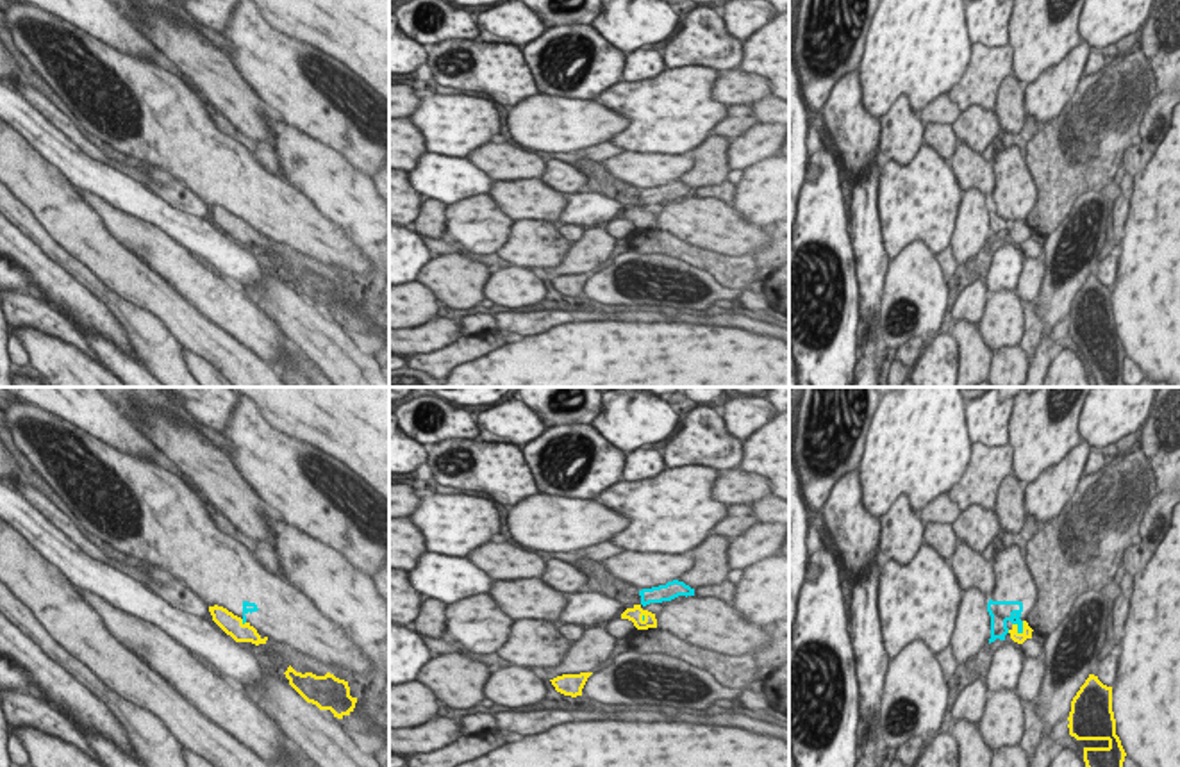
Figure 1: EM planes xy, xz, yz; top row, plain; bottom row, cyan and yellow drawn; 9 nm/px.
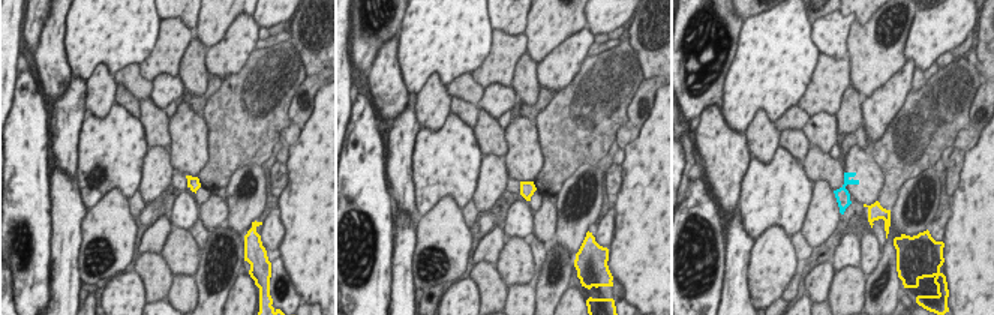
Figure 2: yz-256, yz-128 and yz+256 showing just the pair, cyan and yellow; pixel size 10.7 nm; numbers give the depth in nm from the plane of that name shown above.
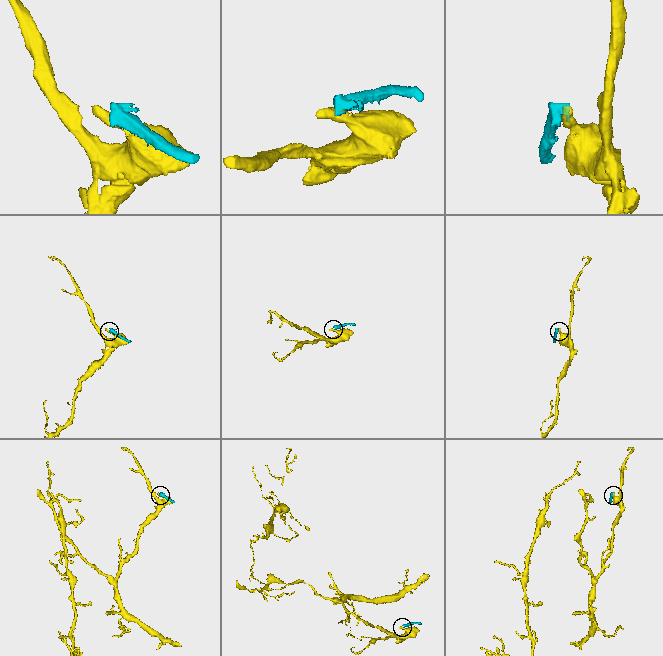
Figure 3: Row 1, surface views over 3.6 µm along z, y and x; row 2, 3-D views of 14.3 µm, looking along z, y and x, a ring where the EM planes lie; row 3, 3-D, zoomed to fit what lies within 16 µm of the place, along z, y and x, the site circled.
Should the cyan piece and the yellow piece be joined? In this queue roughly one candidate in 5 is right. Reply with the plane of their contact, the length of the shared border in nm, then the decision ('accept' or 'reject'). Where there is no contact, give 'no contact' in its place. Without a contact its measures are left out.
meets cyan in yz; contact 140 nm long; reject

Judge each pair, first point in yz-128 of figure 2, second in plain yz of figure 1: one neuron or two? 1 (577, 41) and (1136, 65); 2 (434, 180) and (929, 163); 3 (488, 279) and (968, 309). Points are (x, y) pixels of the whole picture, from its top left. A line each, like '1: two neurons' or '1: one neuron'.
1: two neurons
2: one neuron
3: two neurons

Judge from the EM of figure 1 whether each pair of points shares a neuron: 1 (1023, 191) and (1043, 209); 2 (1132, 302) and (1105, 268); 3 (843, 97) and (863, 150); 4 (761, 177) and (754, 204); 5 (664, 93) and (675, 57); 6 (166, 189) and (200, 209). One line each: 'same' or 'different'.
1: different
2: different
3: same
4: same
5: different
6: same

